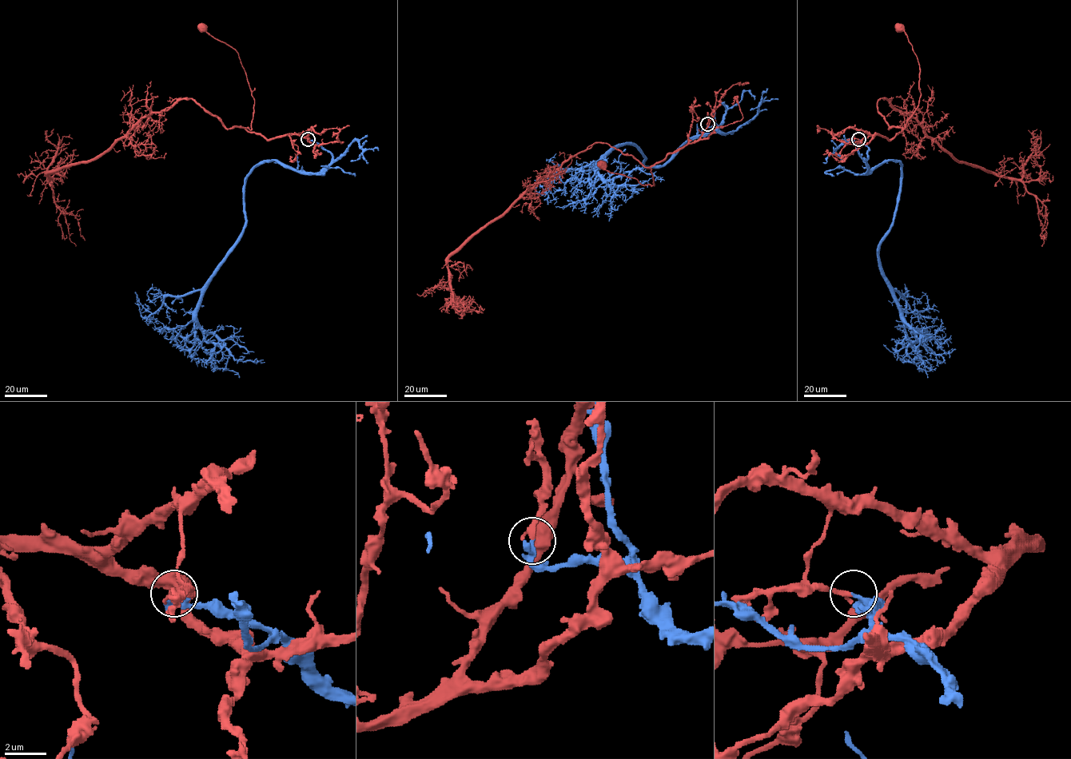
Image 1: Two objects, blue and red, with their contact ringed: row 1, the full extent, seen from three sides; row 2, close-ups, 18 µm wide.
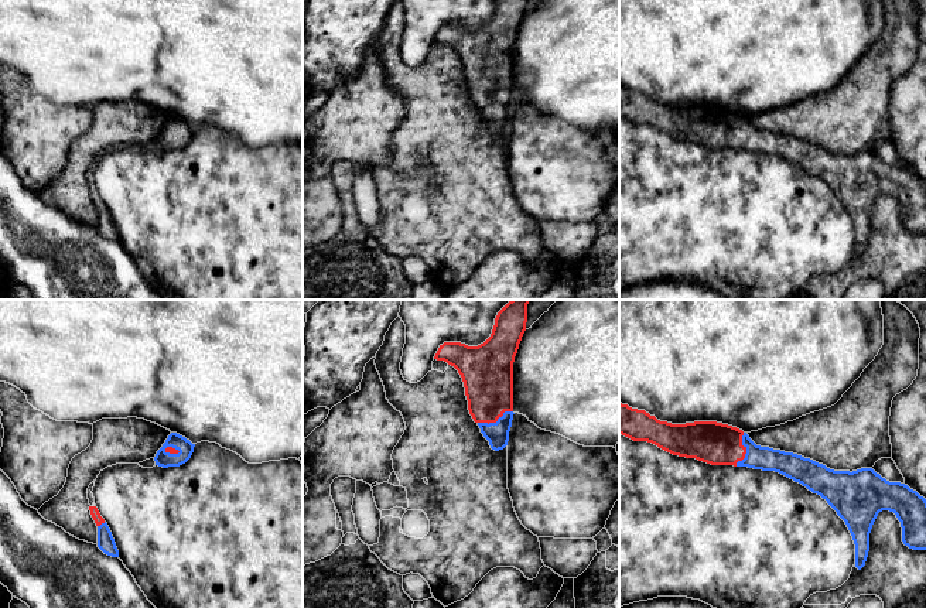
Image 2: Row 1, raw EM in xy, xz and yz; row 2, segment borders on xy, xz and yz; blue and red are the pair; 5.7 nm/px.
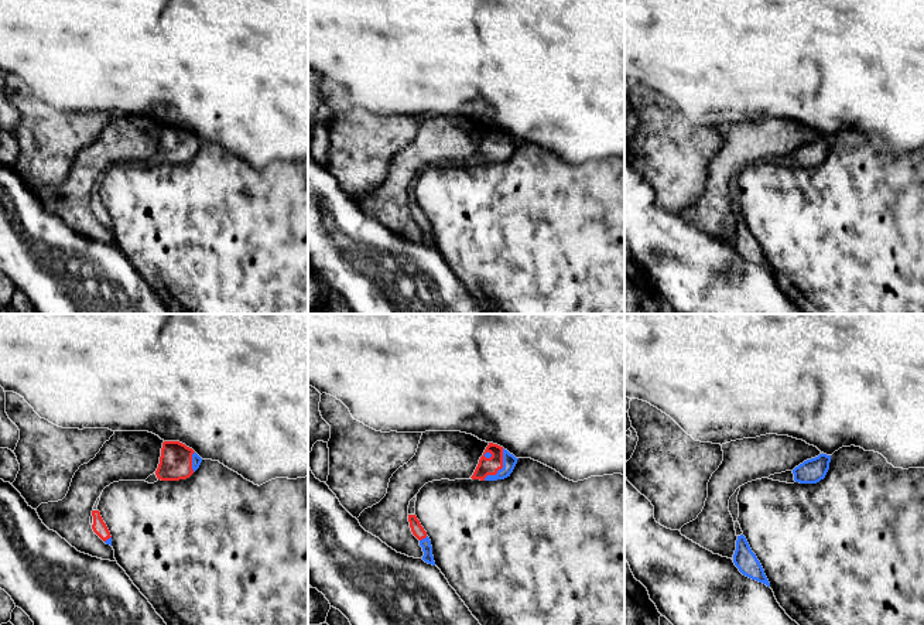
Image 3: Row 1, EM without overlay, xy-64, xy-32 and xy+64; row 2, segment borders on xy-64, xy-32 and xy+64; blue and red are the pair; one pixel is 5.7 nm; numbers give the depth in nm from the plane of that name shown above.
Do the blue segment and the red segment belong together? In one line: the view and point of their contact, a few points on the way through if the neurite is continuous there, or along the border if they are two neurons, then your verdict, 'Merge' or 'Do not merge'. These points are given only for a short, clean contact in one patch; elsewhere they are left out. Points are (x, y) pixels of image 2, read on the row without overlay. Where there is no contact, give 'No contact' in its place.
Touches blue at xz (496, 105). Do not merge

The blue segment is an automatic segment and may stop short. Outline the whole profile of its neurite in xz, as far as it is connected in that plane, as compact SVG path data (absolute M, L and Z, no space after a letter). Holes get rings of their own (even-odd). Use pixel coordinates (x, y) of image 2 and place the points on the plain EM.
M505 95L496 106L478 106L492 133L499 134L508 129L513 98L513 95Z

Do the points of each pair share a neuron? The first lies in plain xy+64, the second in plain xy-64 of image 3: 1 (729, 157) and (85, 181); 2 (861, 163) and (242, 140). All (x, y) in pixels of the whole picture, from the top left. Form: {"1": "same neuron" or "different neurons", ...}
{"1": "same neuron", "2": "different neurons"}

